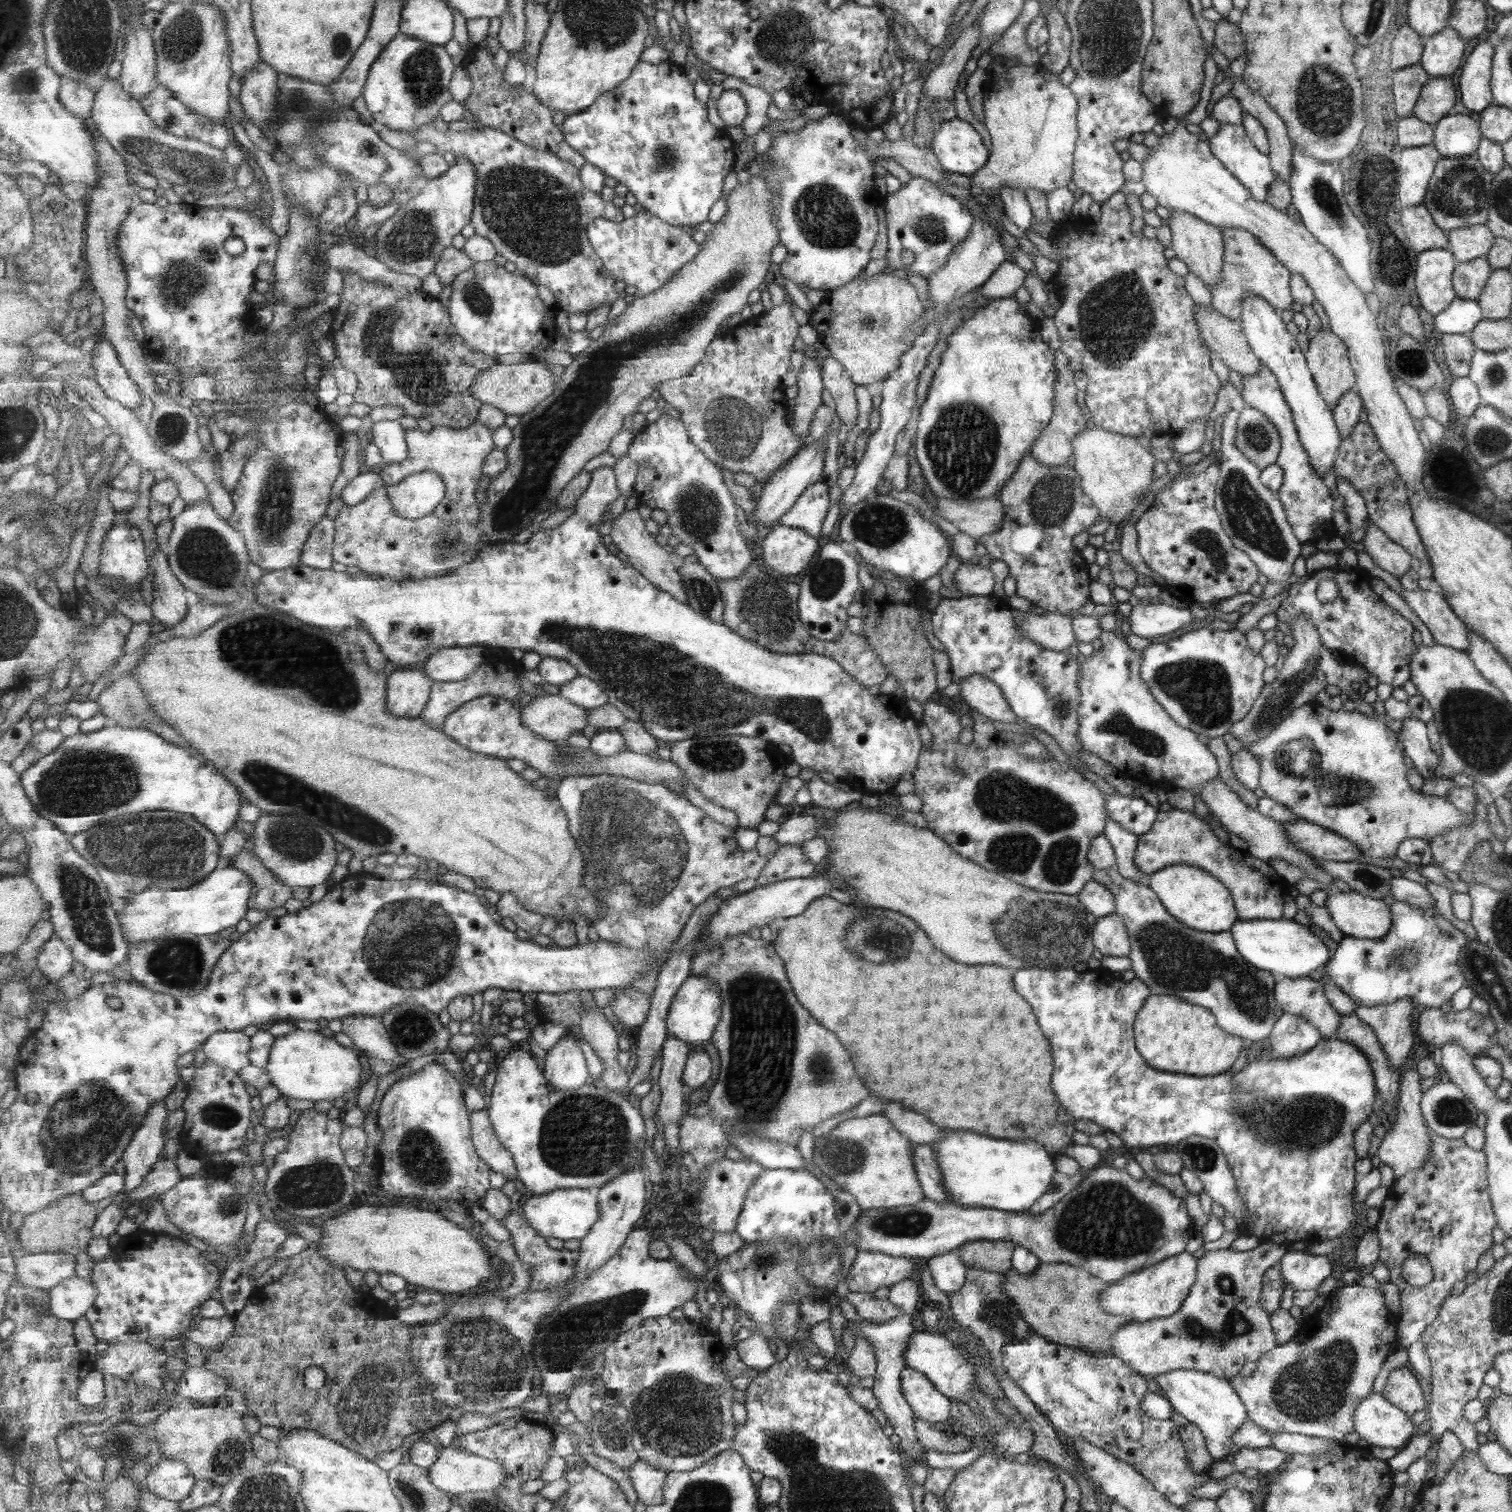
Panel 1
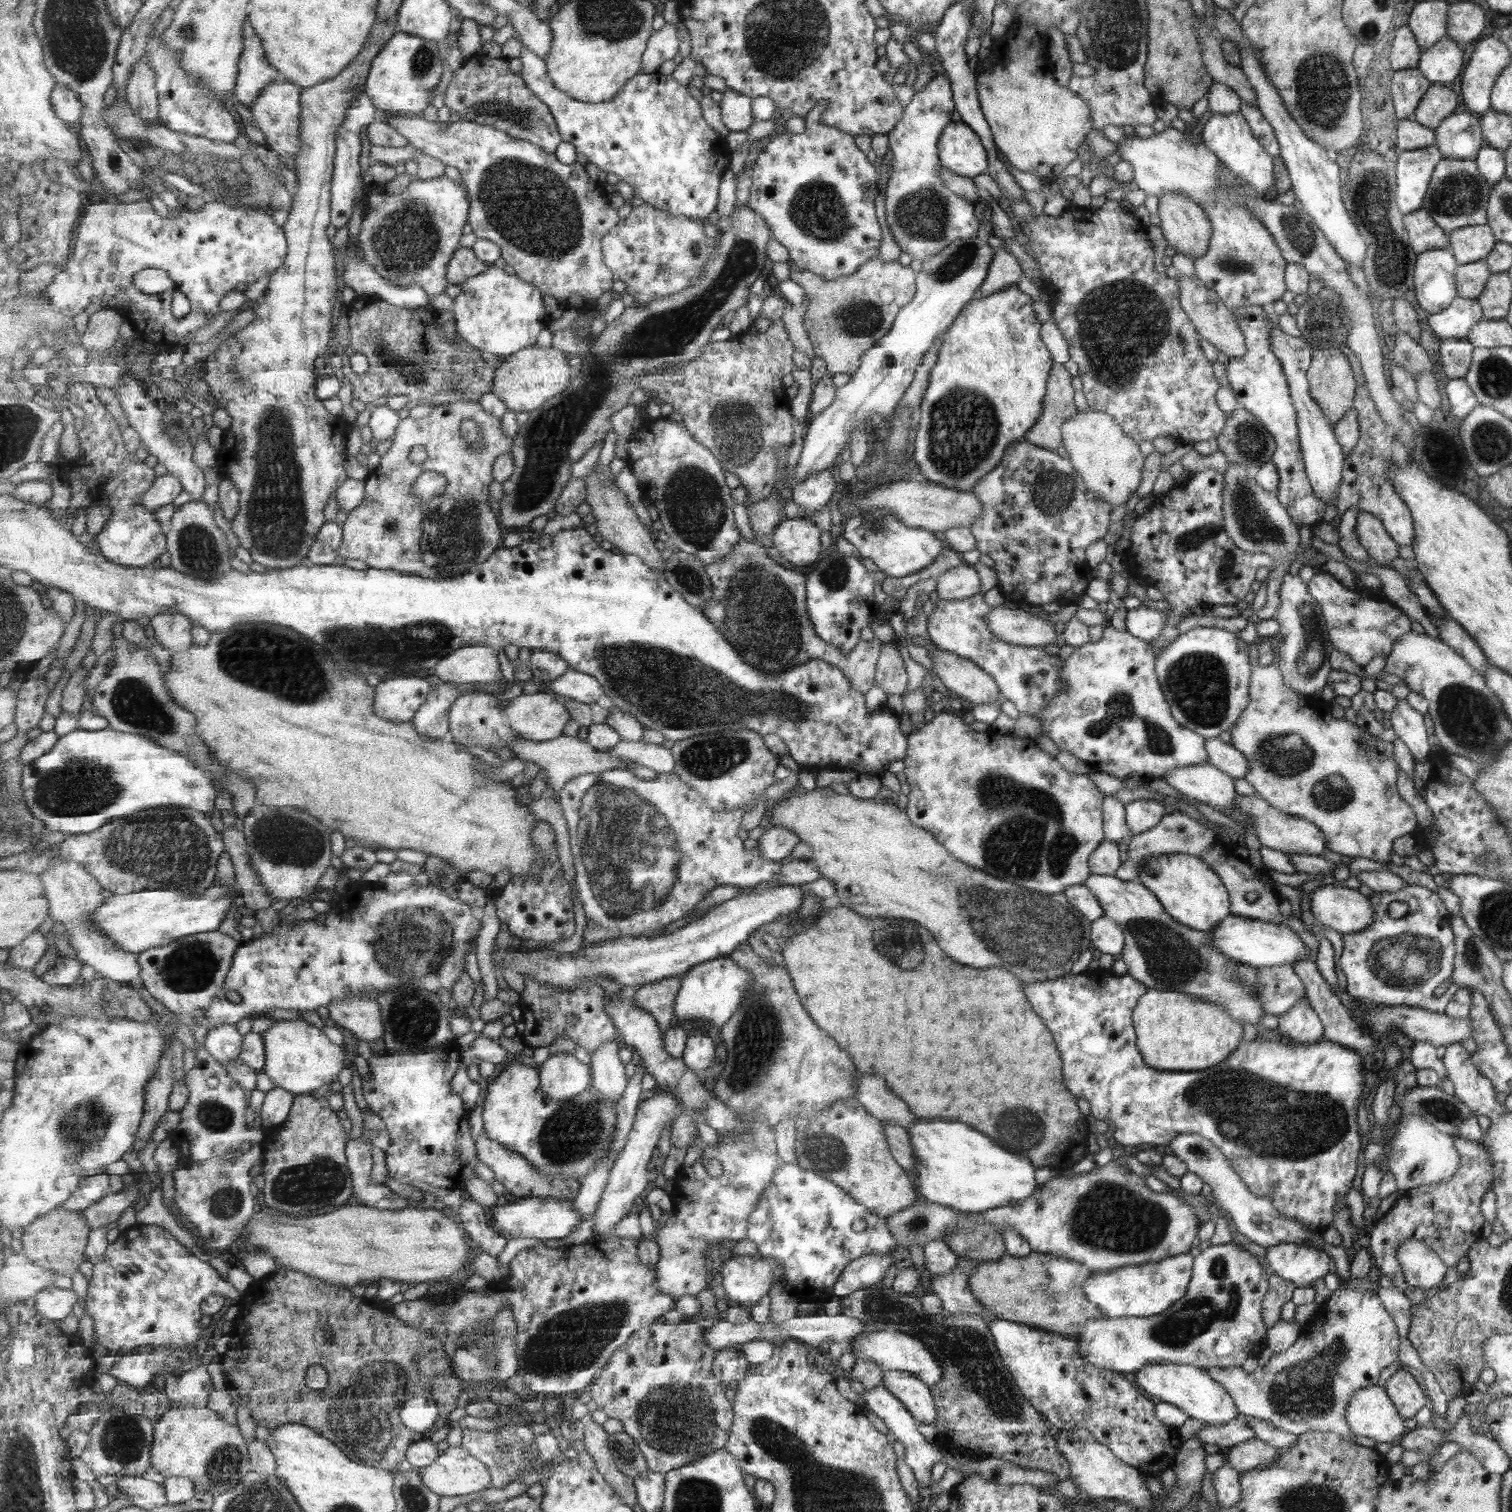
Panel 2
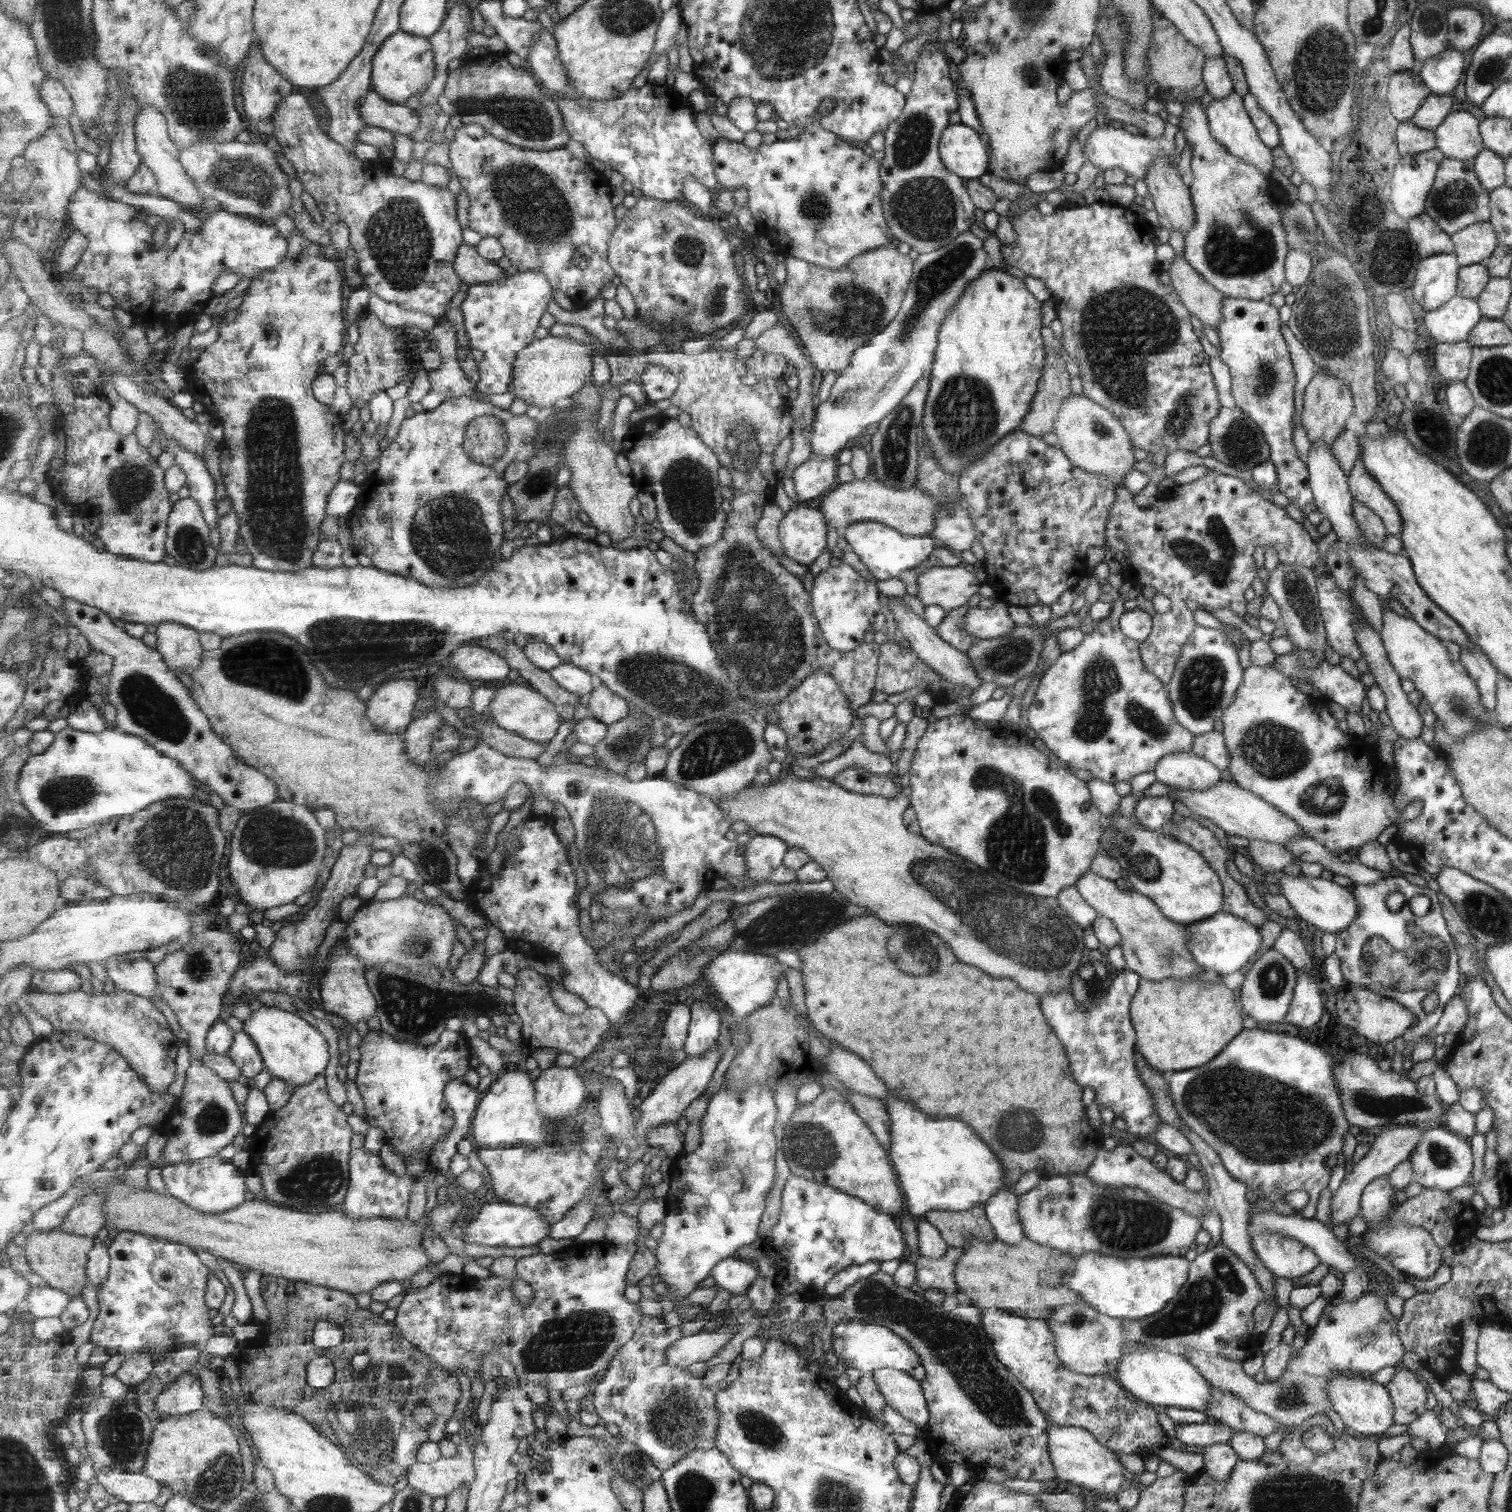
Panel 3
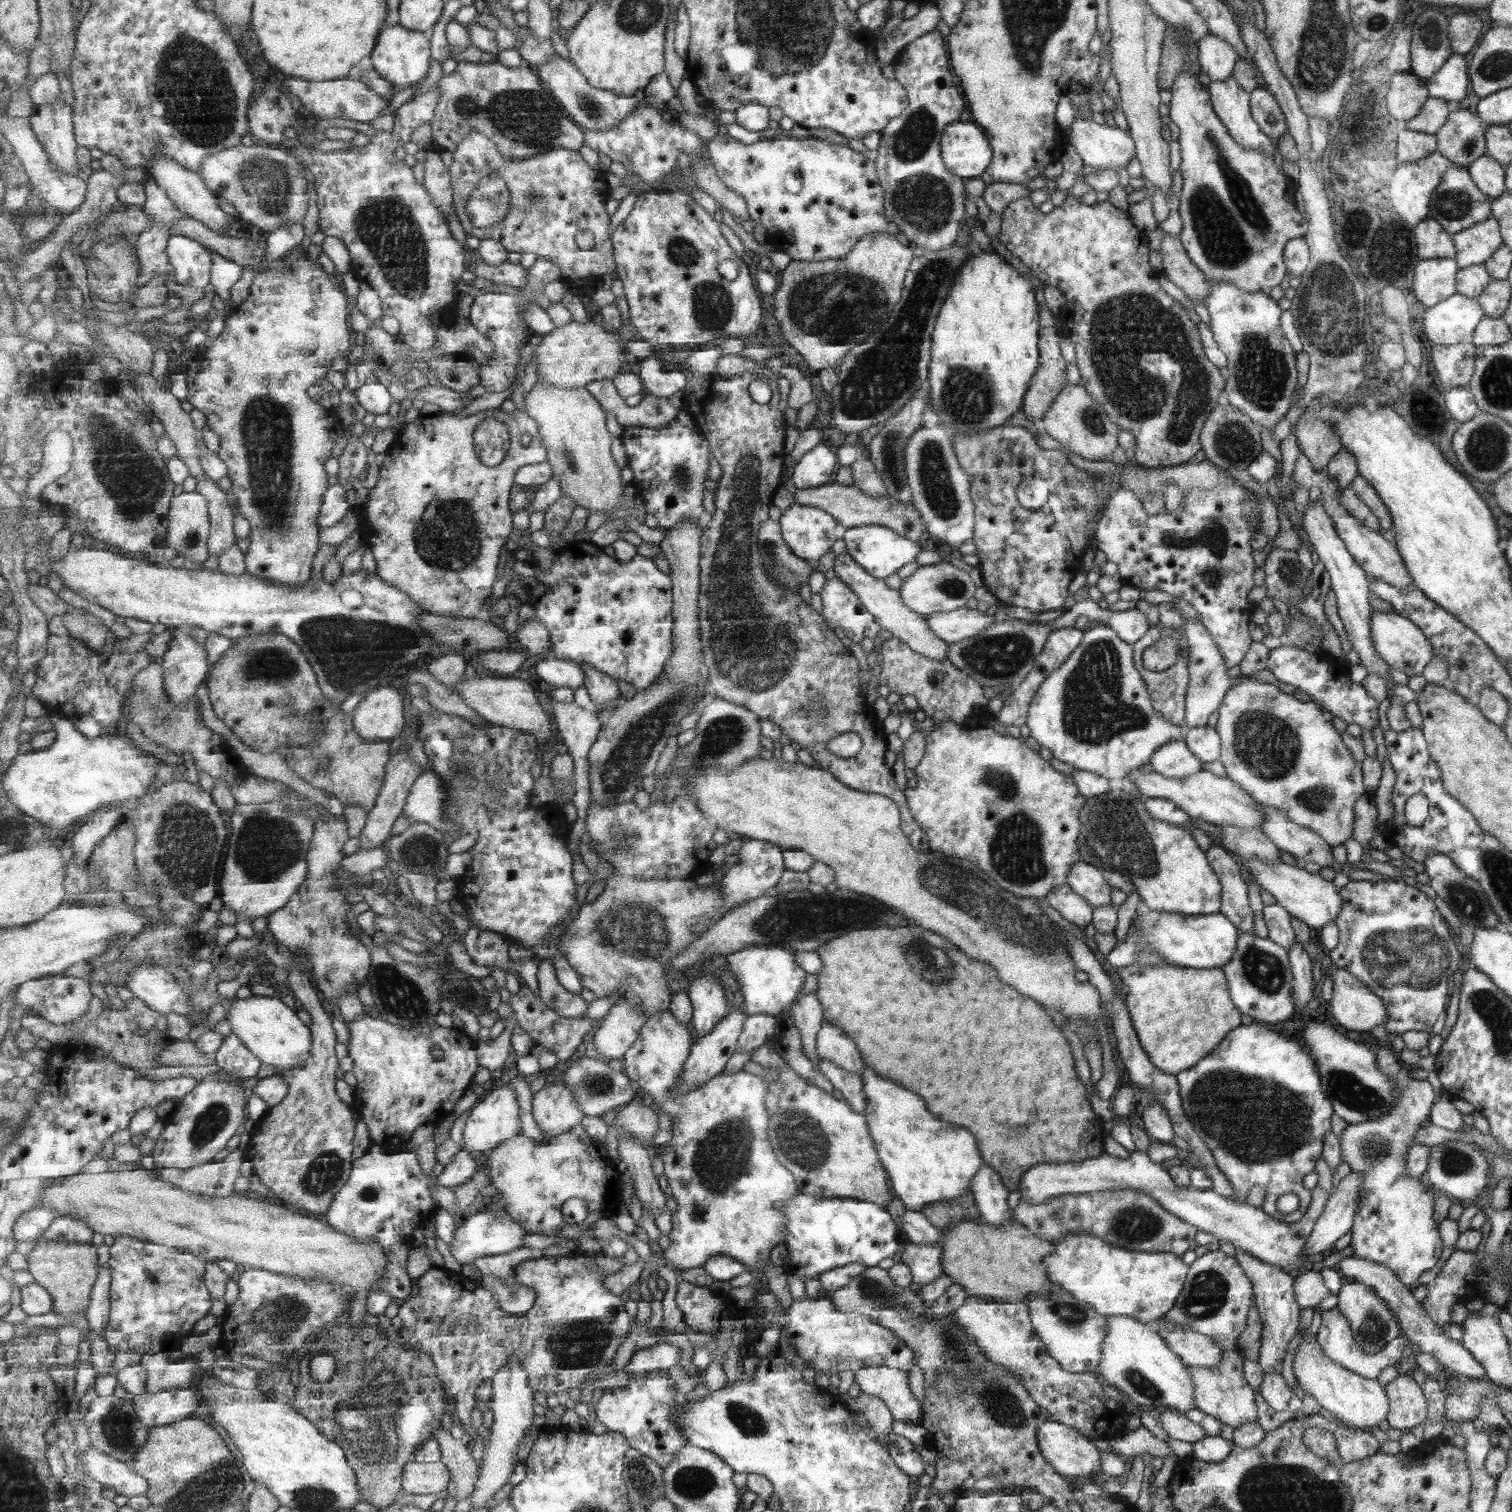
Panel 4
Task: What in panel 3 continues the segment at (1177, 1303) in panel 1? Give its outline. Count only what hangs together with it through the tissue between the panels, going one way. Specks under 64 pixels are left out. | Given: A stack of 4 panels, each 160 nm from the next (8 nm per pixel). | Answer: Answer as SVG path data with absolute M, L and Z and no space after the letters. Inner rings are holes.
M1083 1250L1073 1261L1073 1272L1064 1279L1067 1289L1077 1292L1097 1312L1125 1320L1141 1320L1161 1311L1186 1283L1190 1266L1179 1256L1115 1258L1093 1250Z

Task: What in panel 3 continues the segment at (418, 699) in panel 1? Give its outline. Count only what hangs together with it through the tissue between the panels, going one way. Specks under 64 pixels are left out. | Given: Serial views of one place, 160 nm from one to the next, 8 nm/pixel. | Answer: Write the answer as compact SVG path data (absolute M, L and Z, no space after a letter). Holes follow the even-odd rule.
M397 678L381 685L367 701L366 715L385 734L403 734L414 722L415 702L419 698L418 678Z

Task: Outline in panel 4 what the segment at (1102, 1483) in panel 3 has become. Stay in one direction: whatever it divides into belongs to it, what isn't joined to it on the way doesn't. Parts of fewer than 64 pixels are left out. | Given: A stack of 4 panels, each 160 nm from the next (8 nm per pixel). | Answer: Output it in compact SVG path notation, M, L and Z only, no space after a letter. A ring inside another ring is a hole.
M1048 1419L1038 1426L1036 1436L1042 1456L1063 1478L1089 1478L1099 1468L1097 1448L1077 1429Z

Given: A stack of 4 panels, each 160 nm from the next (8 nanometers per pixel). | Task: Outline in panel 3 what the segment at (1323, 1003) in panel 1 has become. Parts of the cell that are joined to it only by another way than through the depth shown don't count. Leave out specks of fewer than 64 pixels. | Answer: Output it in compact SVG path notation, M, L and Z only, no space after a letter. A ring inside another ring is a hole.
M1270 948L1257 957L1249 966L1249 970L1243 974L1239 988L1240 1007L1243 1008L1245 1016L1256 1022L1282 1022L1290 1008L1296 982L1296 970L1291 961Z

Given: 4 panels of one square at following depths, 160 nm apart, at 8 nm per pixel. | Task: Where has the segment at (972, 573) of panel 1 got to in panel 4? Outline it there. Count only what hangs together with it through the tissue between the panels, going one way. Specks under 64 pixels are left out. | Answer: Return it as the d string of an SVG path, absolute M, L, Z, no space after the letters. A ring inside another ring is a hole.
M937 561L935 564L919 565L910 576L902 580L898 592L902 603L915 614L926 615L932 612L949 612L961 608L973 596L975 586L965 571L957 570L952 564Z

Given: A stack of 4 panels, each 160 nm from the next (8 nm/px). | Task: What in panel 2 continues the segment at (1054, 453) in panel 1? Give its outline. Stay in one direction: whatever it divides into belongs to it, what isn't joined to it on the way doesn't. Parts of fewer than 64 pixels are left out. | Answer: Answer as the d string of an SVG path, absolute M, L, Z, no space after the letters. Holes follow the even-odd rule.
M1054 363L1051 374L1046 380L1046 392L1042 403L1042 412L1037 422L1023 439L1041 448L1055 450L1062 444L1061 426L1071 415L1077 415L1073 406L1073 388L1071 376L1063 370L1063 365Z

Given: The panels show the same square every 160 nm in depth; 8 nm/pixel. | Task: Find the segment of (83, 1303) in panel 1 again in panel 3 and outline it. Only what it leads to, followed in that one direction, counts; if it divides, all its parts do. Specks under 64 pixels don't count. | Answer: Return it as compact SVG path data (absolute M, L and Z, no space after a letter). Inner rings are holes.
M44 1285L31 1290L25 1298L25 1306L34 1318L60 1317L69 1306L72 1297L69 1294Z

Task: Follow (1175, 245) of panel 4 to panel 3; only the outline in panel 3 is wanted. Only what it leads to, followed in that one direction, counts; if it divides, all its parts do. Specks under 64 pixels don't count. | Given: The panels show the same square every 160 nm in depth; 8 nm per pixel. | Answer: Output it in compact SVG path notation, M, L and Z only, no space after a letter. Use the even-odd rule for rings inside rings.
M1175 255L1166 272L1182 304L1190 309L1191 314L1196 316L1201 324L1209 325L1217 332L1224 296L1205 282L1181 256Z

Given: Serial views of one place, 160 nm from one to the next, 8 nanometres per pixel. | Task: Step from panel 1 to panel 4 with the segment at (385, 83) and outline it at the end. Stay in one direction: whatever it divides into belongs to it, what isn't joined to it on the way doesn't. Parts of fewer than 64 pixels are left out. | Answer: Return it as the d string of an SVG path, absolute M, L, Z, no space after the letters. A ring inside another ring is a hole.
M395 25L385 28L379 35L377 46L372 52L368 65L377 69L377 72L399 90L409 88L409 84L424 79L431 66L432 42L430 34L405 28L403 25Z

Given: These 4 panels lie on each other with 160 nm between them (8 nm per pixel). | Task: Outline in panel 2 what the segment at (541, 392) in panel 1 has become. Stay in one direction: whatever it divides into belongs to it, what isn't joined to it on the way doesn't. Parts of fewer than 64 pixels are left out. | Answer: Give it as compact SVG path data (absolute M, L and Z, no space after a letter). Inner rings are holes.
M536 345L524 348L506 359L496 371L492 393L515 413L531 413L541 408L548 400L565 392L572 381L569 354L553 346L548 349Z

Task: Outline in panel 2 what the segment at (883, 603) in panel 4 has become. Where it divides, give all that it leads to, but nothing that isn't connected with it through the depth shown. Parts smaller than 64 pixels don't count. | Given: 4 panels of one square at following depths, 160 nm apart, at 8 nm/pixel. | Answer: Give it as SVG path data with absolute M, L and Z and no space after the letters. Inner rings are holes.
M927 638L924 647L927 657L933 663L933 673L945 685L947 694L952 693L957 698L963 698L973 706L1001 704L1003 700L993 678L979 666L965 658L945 652L945 649L939 648Z

